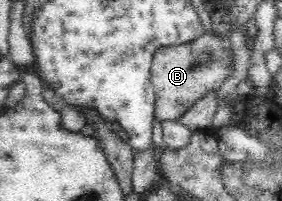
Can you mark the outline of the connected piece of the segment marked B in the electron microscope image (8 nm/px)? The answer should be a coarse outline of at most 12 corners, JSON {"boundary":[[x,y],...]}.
{"boundary":[[227,36],[155,50],[157,121],[176,121],[233,72]]}

